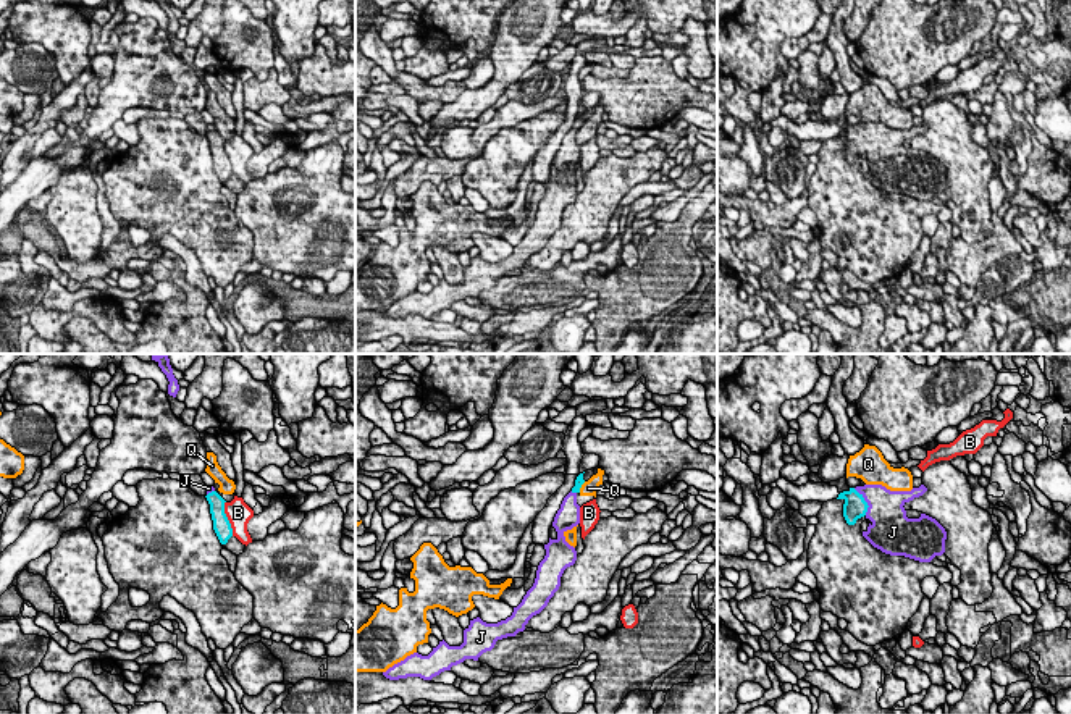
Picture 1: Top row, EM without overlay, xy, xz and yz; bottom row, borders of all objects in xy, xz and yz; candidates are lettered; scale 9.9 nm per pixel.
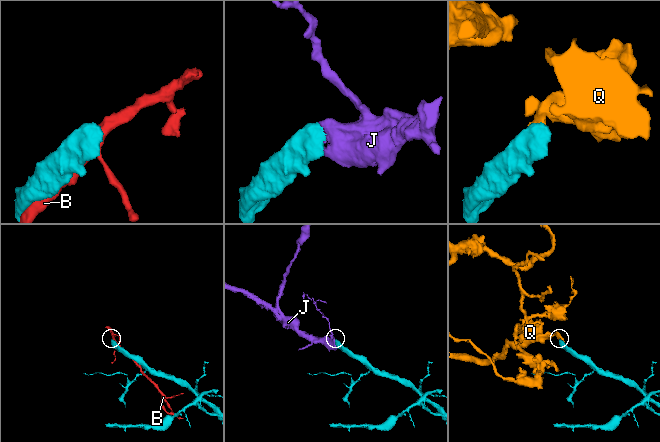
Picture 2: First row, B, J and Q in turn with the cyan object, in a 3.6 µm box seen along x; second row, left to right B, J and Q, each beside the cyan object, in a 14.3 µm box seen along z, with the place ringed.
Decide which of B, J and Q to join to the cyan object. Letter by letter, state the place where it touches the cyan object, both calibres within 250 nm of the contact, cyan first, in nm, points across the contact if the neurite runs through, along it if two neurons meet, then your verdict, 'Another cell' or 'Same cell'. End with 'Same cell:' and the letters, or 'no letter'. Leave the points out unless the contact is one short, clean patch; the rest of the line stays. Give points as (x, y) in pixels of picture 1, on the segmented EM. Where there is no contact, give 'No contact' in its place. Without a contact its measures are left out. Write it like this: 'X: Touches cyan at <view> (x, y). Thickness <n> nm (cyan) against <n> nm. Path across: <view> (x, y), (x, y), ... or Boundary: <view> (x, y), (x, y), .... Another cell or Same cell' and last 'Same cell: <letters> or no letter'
B: Touches cyan at xy (226, 519). Thickness 170 nm (cyan) against 240 nm. Another cell
J: Touches cyan at yz (865, 501). Thickness 240 nm (cyan) against 360 nm. Same cell
Q: Touches cyan at xz (580, 487). Thickness 90 nm (cyan) against 160 nm. Boundary: xz (585, 482), (579, 491). Another cell
Same cell: J

